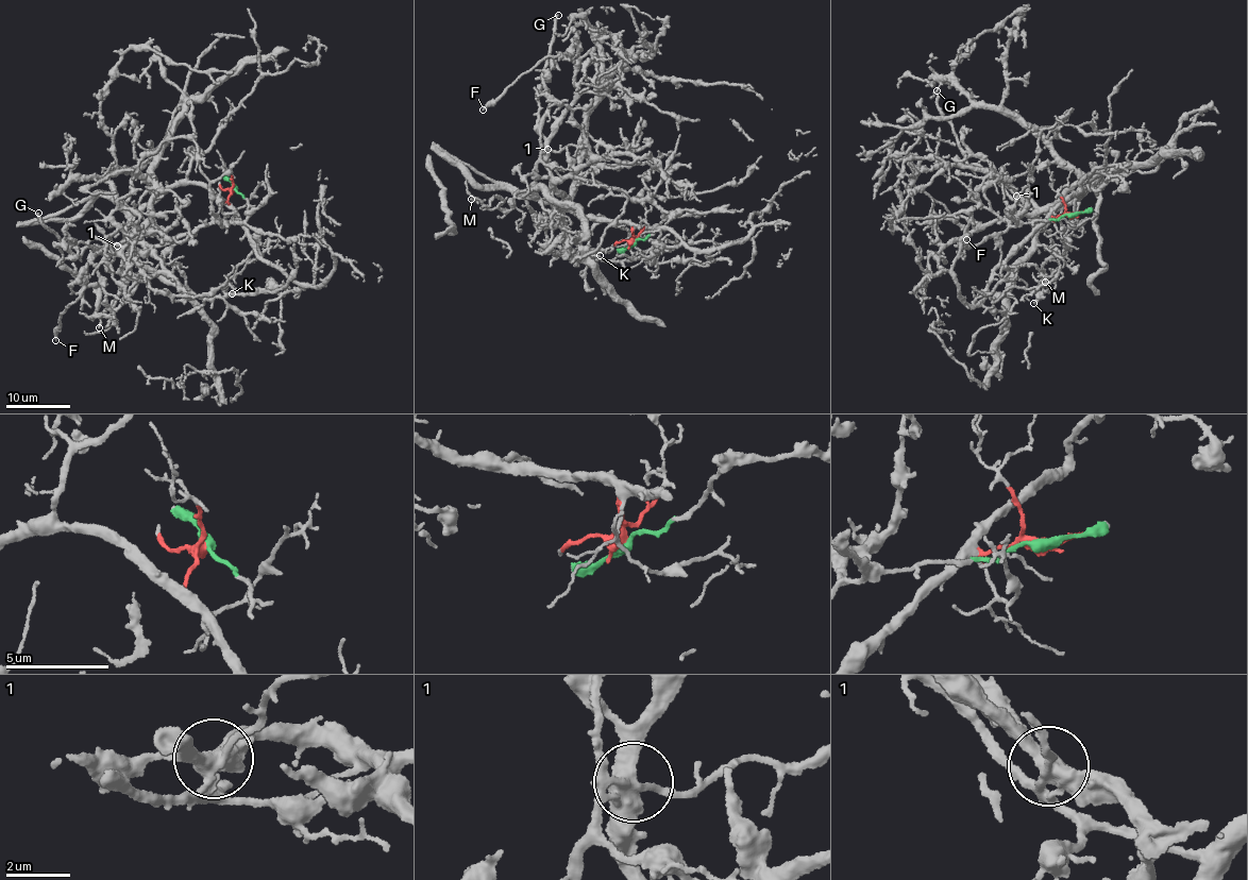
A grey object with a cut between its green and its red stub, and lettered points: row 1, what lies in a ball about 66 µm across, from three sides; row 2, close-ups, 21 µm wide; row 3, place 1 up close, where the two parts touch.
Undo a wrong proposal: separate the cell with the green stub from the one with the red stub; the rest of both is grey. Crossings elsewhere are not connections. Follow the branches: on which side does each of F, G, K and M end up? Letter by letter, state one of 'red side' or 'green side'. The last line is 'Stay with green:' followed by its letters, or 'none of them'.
F: green side
G: red side
K: red side
M: red side
Stay with green: F

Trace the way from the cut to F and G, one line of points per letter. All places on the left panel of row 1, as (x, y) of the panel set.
F: (234, 187), (245, 220), (159, 244), (106, 242), (55, 340)
G: (233, 187), (222, 200), (180, 180), (135, 214), (128, 246), (111, 256), (70, 251), (38, 213)

